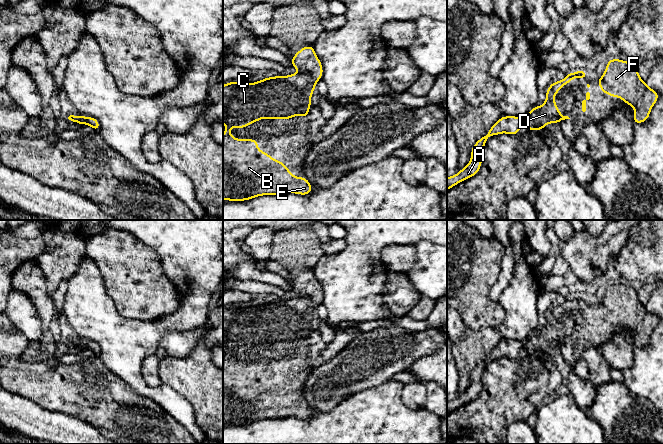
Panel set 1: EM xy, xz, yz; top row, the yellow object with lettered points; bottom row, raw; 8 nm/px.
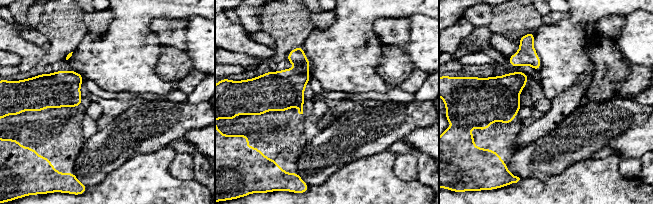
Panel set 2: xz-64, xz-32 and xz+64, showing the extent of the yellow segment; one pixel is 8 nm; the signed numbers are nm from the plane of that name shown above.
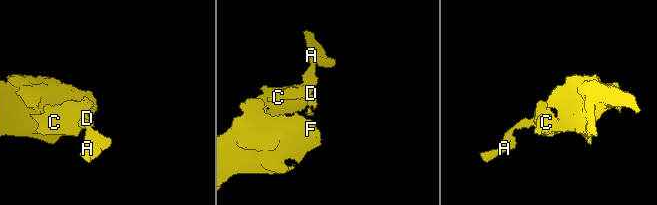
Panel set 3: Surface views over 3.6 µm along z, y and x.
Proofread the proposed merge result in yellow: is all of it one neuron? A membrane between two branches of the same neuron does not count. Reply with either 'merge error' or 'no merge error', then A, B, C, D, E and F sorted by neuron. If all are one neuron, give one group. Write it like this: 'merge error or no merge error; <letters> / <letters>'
no merge error; A B C D E F

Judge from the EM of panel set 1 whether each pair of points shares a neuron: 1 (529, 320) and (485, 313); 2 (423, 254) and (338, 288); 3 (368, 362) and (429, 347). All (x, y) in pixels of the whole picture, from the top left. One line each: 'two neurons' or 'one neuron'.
1: two neurons
2: two neurons
3: one neuron

